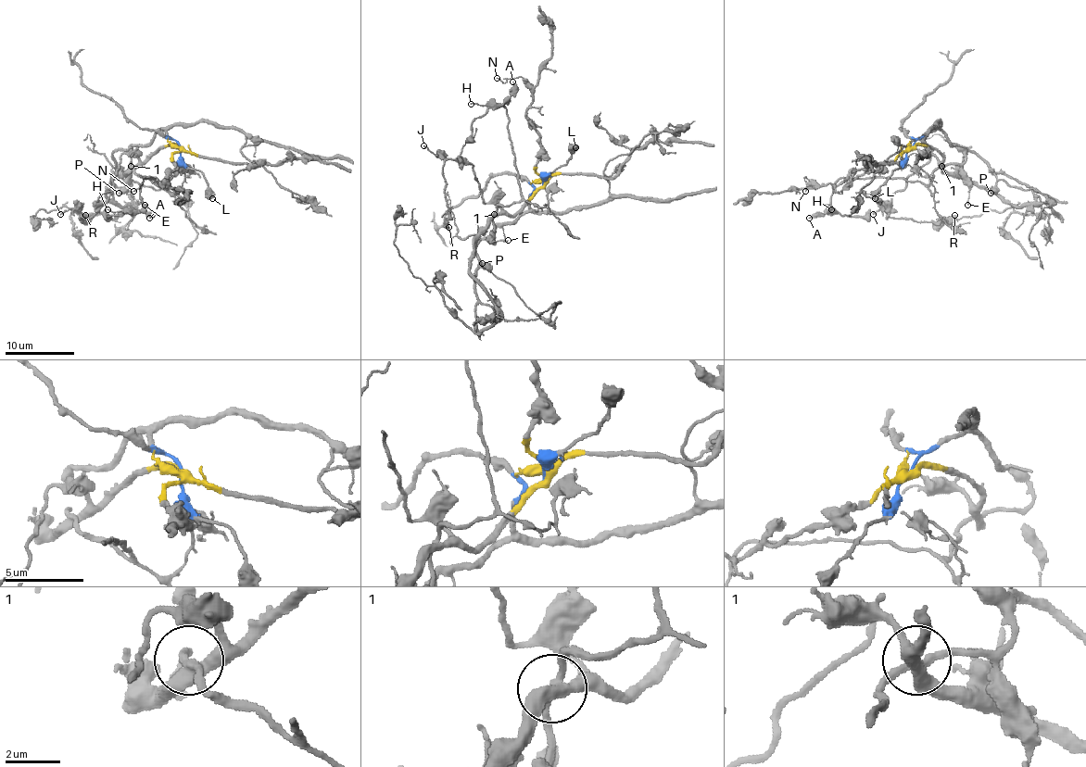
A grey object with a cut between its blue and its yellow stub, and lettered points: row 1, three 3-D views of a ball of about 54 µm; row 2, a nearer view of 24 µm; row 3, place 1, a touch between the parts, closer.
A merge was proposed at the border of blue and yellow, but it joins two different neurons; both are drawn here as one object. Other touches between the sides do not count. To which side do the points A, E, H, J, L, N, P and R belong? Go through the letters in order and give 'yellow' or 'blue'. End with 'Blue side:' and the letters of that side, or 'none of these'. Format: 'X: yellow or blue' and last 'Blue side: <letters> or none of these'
A: blue
E: blue
H: blue
J: yellow
L: blue
N: yellow
P: blue
R: yellow
Blue side: A, E, H, L, P

